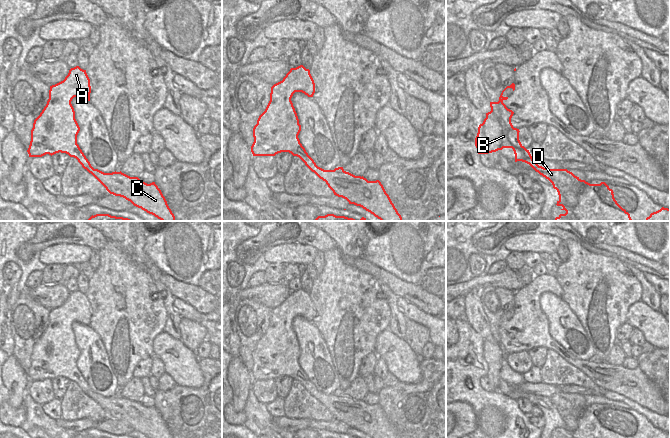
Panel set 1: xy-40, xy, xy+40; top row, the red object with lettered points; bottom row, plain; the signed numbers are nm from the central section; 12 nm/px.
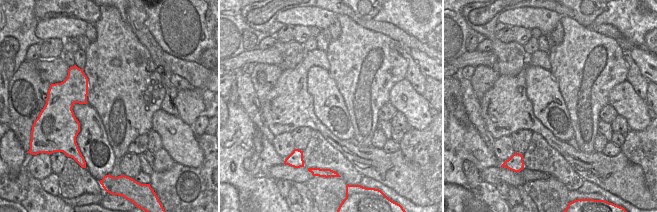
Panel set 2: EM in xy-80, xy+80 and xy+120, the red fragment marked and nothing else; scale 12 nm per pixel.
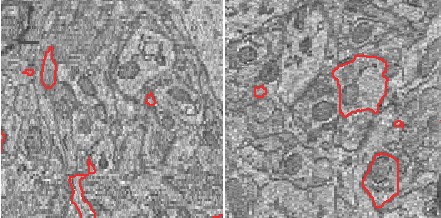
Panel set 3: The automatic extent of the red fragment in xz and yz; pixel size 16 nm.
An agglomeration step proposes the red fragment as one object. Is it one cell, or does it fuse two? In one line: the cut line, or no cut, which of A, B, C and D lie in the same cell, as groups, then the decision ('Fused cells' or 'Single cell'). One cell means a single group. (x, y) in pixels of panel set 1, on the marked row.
Split along xy-40 (91, 166), (88, 171). Groups: A B / C D. Fused cells

